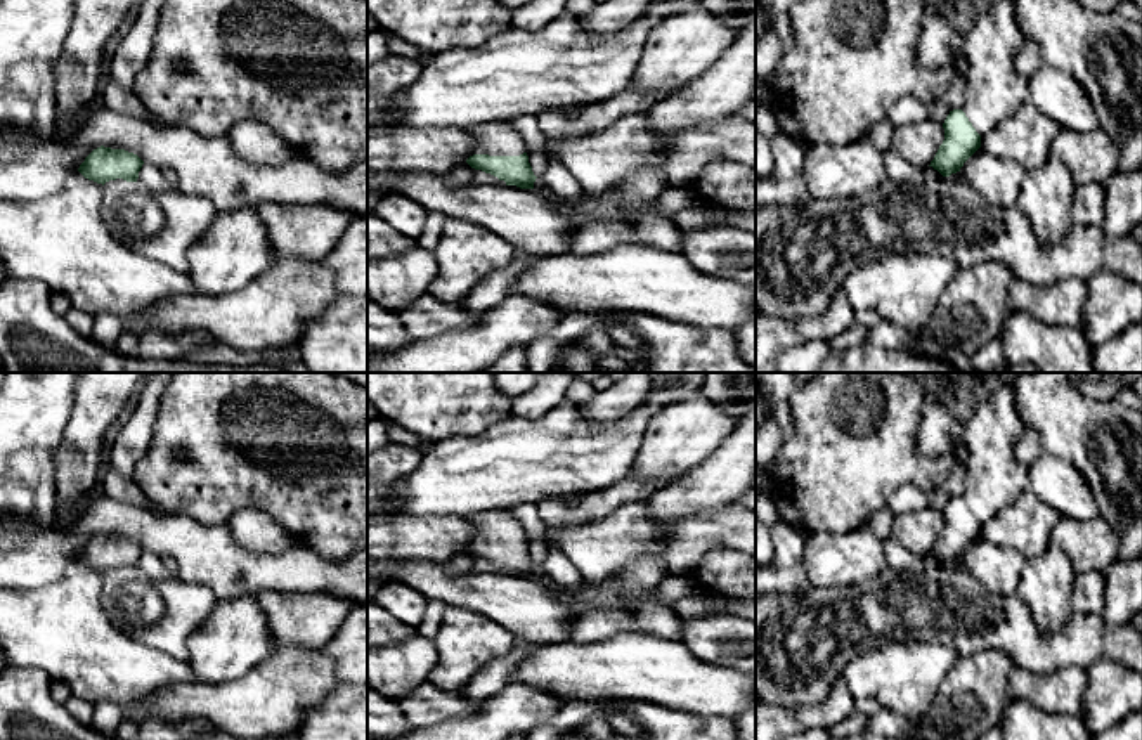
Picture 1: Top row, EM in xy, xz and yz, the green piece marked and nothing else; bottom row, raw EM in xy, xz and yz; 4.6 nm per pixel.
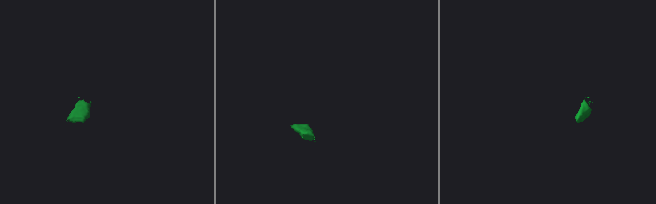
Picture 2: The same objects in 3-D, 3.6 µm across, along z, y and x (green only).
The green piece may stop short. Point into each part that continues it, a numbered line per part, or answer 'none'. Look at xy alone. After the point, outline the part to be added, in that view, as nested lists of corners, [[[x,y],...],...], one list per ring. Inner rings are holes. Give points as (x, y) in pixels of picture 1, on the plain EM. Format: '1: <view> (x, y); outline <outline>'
none

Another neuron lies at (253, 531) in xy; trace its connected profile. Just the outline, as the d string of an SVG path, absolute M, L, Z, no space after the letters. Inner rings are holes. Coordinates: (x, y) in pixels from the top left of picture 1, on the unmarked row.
M241 510L225 527L243 549L256 555L281 555L296 542L272 516L258 510Z

